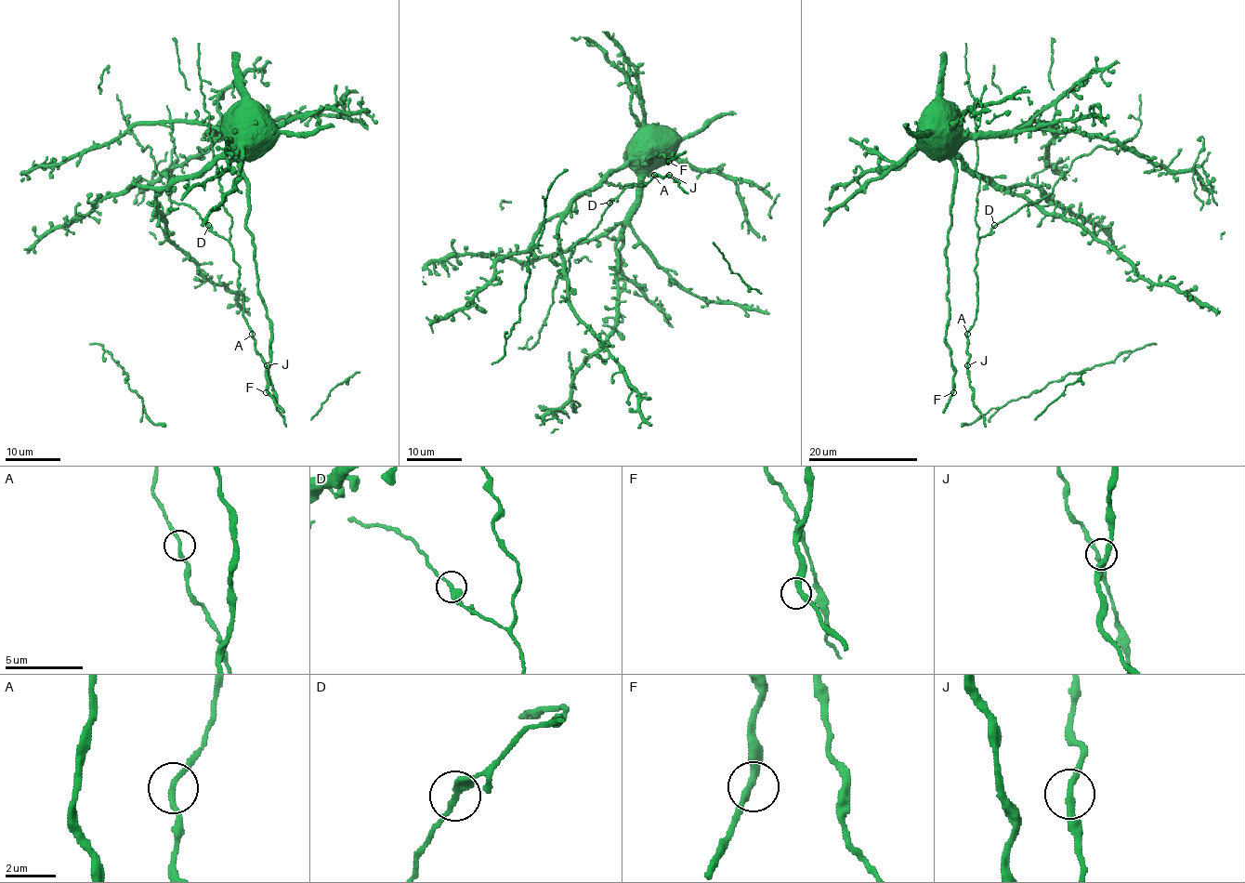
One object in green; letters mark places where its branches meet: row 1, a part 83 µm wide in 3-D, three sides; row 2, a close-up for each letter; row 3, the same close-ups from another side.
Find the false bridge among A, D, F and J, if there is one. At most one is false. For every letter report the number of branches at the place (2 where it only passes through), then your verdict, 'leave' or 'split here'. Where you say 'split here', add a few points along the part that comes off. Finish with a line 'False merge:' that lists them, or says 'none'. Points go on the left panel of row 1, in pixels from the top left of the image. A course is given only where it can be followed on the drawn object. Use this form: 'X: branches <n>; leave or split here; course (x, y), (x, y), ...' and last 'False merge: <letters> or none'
A: branches 2; leave
D: branches 2; split here
F: branches 2; leave
J: branches 2; leave
False merge: D

